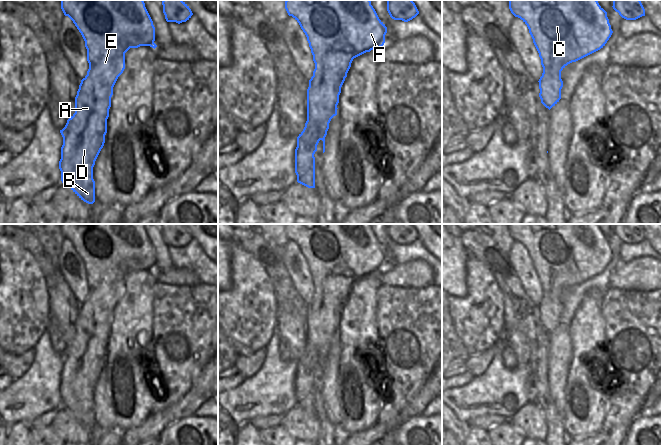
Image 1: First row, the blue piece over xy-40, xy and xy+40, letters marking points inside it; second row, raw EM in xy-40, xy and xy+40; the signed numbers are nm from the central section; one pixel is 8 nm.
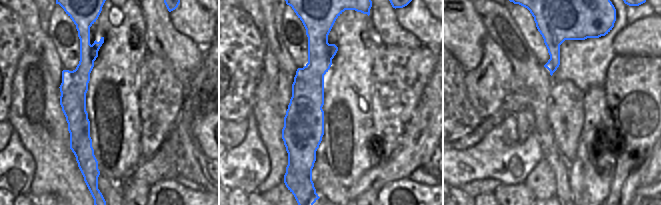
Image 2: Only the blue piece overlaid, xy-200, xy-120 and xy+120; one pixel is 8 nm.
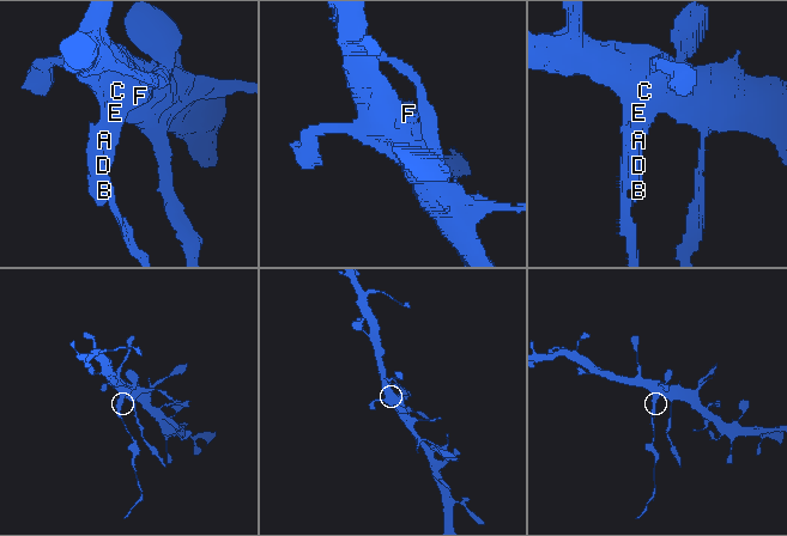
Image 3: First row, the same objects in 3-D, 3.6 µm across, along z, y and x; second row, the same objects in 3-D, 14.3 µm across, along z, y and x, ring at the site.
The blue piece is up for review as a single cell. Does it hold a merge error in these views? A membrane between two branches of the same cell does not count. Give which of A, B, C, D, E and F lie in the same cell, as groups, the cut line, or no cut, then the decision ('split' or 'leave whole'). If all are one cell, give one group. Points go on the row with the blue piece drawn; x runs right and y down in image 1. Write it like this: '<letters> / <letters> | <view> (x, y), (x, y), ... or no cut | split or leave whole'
A B D / C E F | xy (313, 75), (333, 74), (345, 77) | split

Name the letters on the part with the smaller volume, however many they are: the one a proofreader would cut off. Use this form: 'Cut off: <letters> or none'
Cut off: A, B, D

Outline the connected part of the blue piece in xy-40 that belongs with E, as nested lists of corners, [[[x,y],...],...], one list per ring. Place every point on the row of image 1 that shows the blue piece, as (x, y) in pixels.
[[[61,0],[61,9],[73,21],[85,41],[89,63],[87,74],[90,76],[108,74],[119,77],[125,69],[125,53],[130,48],[157,47],[154,43],[155,27],[143,0]]]

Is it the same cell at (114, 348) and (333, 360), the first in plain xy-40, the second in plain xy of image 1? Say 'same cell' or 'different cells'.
different cells

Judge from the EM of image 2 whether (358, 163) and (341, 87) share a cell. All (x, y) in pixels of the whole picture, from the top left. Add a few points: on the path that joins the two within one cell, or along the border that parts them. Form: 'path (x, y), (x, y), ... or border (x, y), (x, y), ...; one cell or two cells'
path (357, 144), (355, 140), (354, 115), (350, 106); one cell

